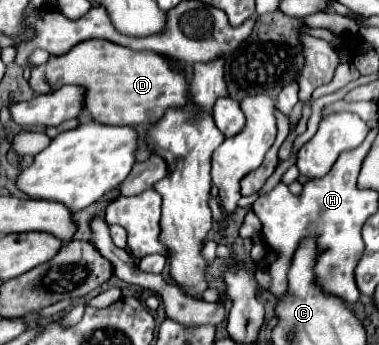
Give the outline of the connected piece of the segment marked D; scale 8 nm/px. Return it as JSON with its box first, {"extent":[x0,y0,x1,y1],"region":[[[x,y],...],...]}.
{"extent":[29,40,189,126],"region":[[[85,40],[67,52],[67,56],[49,58],[45,66],[33,68],[29,84],[41,94],[55,92],[65,84],[85,86],[85,110],[93,120],[111,126],[157,124],[169,108],[183,108],[189,100],[189,80],[171,66],[167,56],[149,50],[131,50],[109,40]]]}

